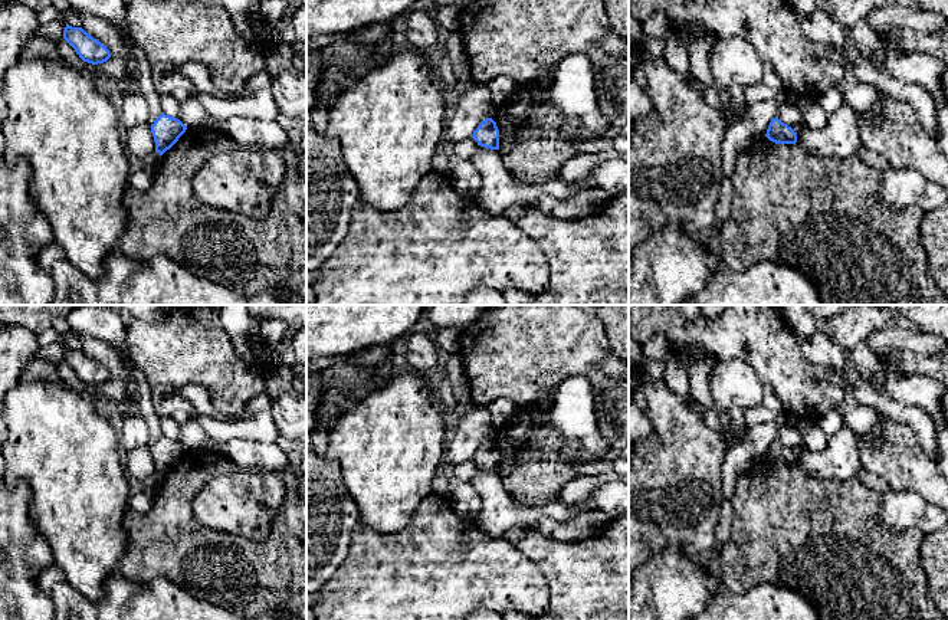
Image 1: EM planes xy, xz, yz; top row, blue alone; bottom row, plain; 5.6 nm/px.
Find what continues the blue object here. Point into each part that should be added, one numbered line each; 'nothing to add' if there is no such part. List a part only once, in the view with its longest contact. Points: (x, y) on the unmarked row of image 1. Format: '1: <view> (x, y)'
nothing to add

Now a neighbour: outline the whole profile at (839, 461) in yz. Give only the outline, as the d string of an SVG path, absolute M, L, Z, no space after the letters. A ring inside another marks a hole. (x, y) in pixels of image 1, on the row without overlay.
M844 426L829 437L824 450L813 453L804 449L797 459L797 468L826 480L854 478L862 469L857 453L857 433Z

